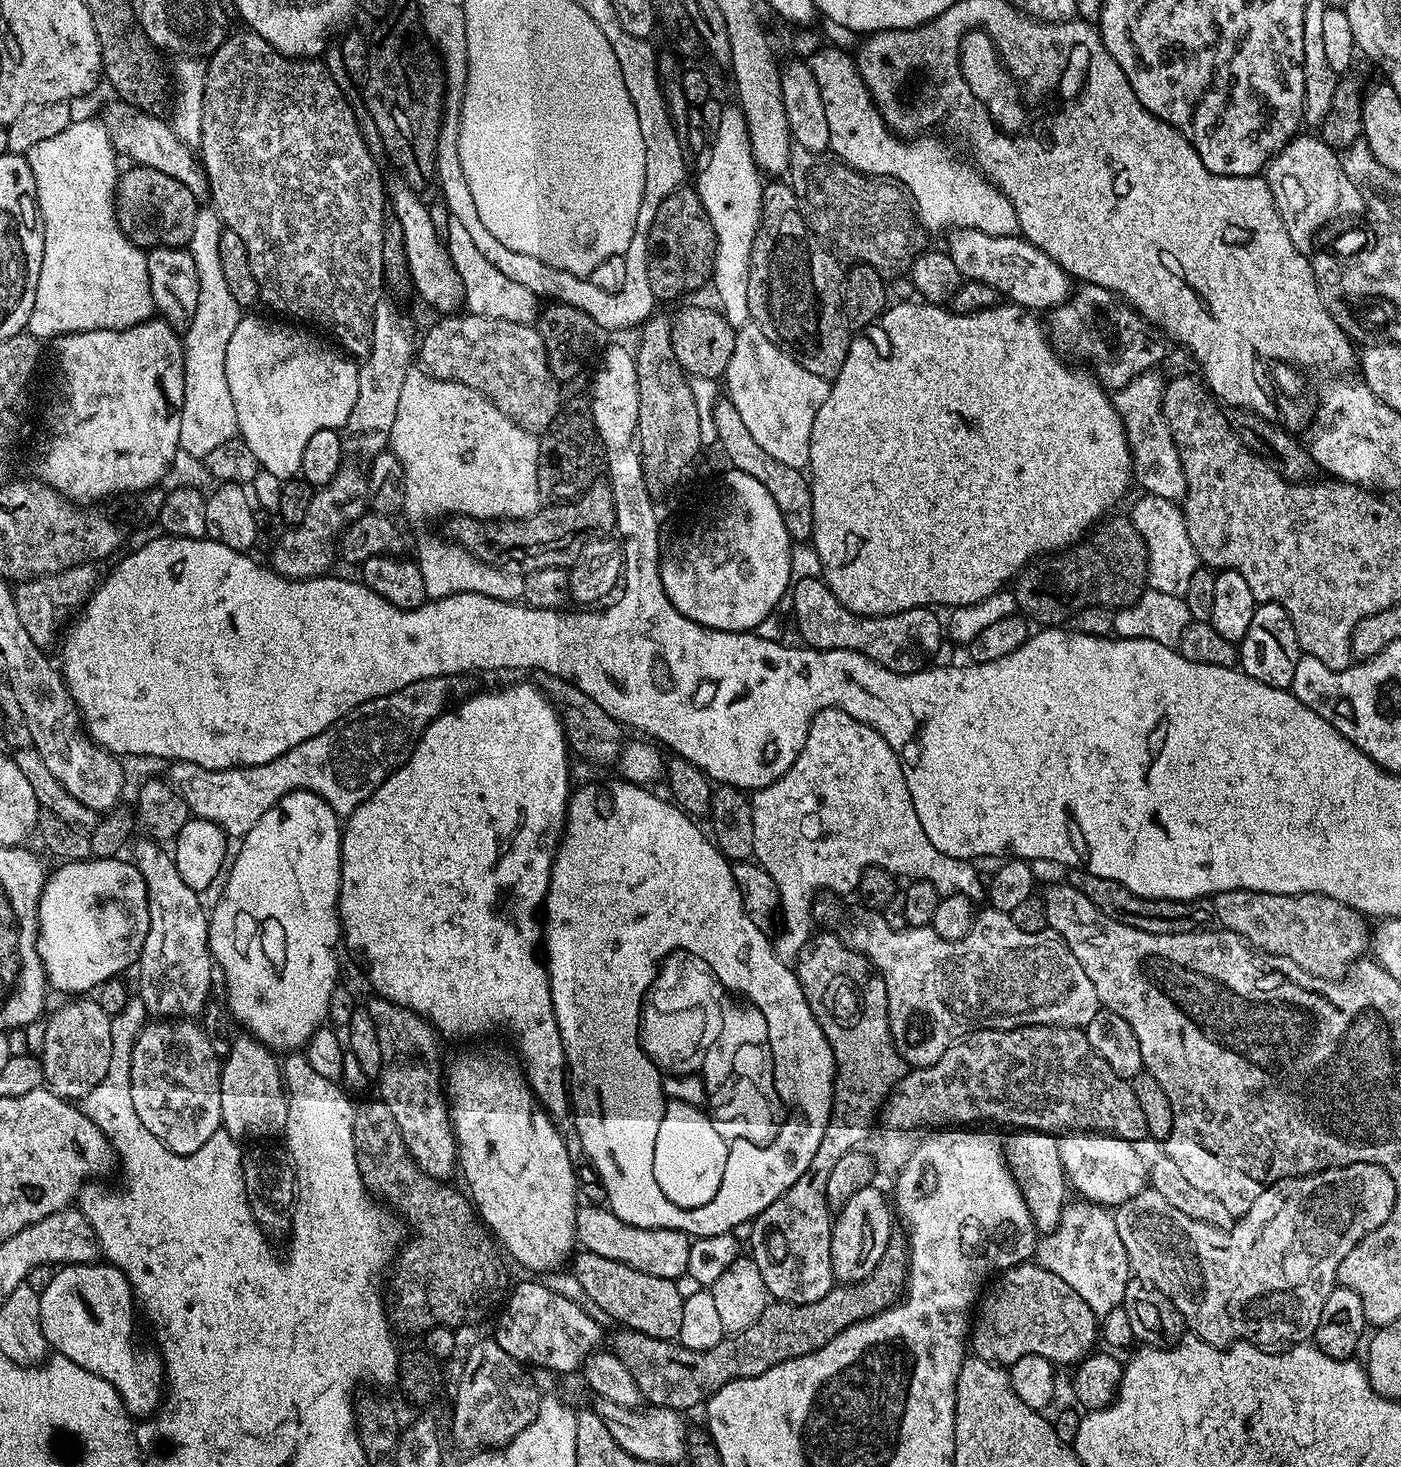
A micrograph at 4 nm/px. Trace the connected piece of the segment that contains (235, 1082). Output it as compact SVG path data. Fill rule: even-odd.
M235 1035L231 1049L221 1065L221 1125L233 1140L245 1142L252 1138L264 1138L278 1133L288 1124L288 1097L282 1068L271 1049L257 1038Z

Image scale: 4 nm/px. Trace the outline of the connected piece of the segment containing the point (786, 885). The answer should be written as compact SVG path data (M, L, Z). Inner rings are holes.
M837 708L822 710L812 720L804 737L804 748L798 754L794 766L782 774L770 786L755 789L751 793L754 818L755 863L774 878L774 886L780 892L779 915L784 915L784 929L774 936L776 956L782 963L795 965L802 946L814 934L812 924L804 920L808 916L808 903L816 892L825 888L828 894L855 893L862 878L862 870L885 868L897 877L912 880L928 880L940 896L962 894L974 902L983 899L984 882L976 873L976 864L967 860L950 858L926 838L918 814L914 814L914 802L906 790L906 778L902 774L900 758L894 749L869 724L850 718Z

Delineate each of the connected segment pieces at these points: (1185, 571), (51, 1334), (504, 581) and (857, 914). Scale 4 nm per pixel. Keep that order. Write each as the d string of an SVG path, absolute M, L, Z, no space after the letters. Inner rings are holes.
M1147 494L1130 511L1132 524L1142 534L1148 551L1148 588L1153 592L1183 596L1190 586L1190 578L1194 570L1201 567L1202 561L1194 550L1194 542L1190 542L1190 534L1186 530L1184 513L1181 505L1175 500L1158 498Z
M93 1262L91 1264L65 1264L57 1267L52 1273L52 1281L50 1286L46 1286L46 1290L40 1293L40 1321L42 1322L42 1334L46 1338L49 1349L53 1353L70 1358L70 1362L78 1362L78 1366L82 1366L82 1370L86 1370L90 1374L98 1374L98 1378L102 1378L106 1382L110 1382L110 1386L116 1388L116 1393L124 1401L128 1415L133 1418L148 1418L153 1415L161 1407L162 1404L162 1384L156 1380L143 1380L142 1377L136 1376L136 1352L132 1349L132 1304L134 1308L134 1291L128 1280L124 1277L124 1271L116 1267L115 1264L107 1262Z
M428 536L418 542L416 561L425 583L428 599L440 599L454 593L476 593L500 601L515 603L524 595L524 579L494 568L492 563L478 559L464 548L454 546L441 537Z
M832 898L829 900L832 901L824 908L823 927L829 932L836 933L836 937L847 948L868 957L873 968L879 972L880 976L886 982L888 1017L890 1018L892 1040L895 1042L900 1055L904 1057L904 1063L912 1068L925 1068L934 1062L938 1062L938 1058L942 1058L942 1054L946 1054L949 1046L956 1043L961 1036L967 1036L969 1032L978 1032L981 1028L996 1028L1001 1032L1002 1030L1010 1030L1011 1028L1020 1028L1023 1024L1061 1024L1064 1028L1083 1029L1090 1022L1090 1018L1094 1018L1094 1014L1101 1011L1100 999L1094 990L1094 984L1090 982L1090 978L1086 978L1086 970L1082 970L1078 958L1074 958L1070 946L1066 946L1066 942L1057 932L1045 930L1043 932L1035 932L1034 934L1026 934L1026 930L1018 930L1018 926L1014 926L1009 913L991 906L984 906L981 912L979 909L975 913L972 928L966 934L966 938L962 938L961 940L943 940L934 934L934 930L930 926L927 928L907 927L902 930L894 930L890 926L886 926L886 918L883 911L863 906L843 908L836 901L839 899Z

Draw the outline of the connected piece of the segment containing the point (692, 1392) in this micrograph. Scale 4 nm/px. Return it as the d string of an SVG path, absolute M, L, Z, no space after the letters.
M893 1238L886 1246L884 1257L874 1266L874 1270L867 1278L847 1286L829 1287L826 1298L809 1300L807 1302L772 1302L762 1310L761 1316L746 1330L725 1335L718 1346L710 1346L710 1350L690 1350L684 1348L678 1342L671 1340L655 1340L641 1332L635 1332L633 1328L621 1327L620 1332L611 1333L610 1351L617 1356L630 1370L634 1377L634 1382L638 1382L638 1390L644 1395L645 1401L649 1405L657 1408L674 1408L685 1410L703 1405L722 1386L726 1386L731 1380L741 1380L742 1378L754 1378L758 1374L766 1374L770 1366L778 1366L790 1358L798 1358L826 1346L842 1330L846 1330L850 1325L857 1324L863 1320L868 1320L872 1316L877 1316L879 1312L884 1312L891 1308L903 1297L905 1287L908 1283L908 1246L903 1239Z

